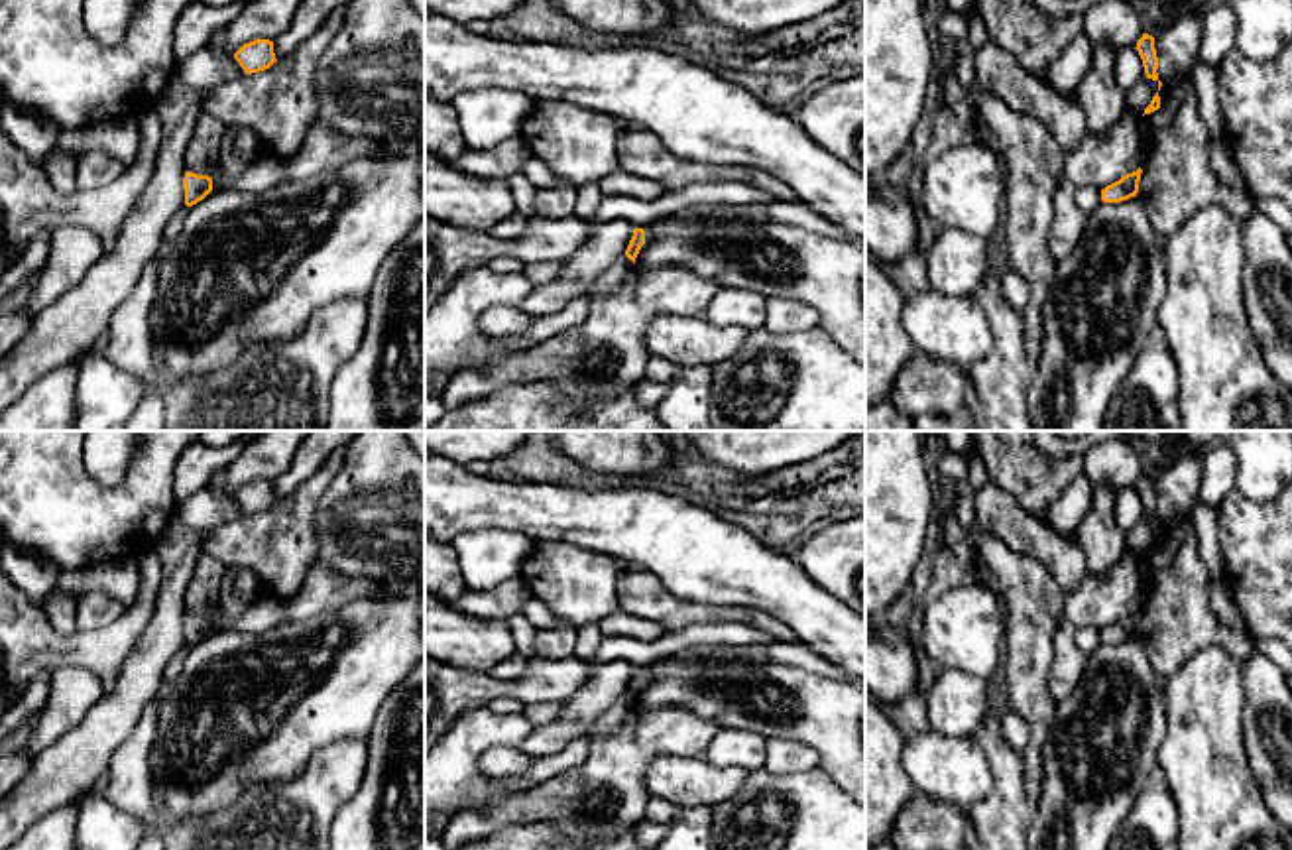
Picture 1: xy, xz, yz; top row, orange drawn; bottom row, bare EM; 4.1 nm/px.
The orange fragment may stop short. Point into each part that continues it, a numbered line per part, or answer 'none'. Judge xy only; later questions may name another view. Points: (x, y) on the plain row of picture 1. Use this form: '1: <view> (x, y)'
none

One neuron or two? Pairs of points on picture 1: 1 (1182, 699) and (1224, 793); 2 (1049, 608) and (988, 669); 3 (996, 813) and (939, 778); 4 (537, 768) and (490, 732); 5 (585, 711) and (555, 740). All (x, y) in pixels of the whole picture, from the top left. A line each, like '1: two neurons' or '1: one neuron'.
1: one neuron
2: two neurons
3: two neurons
4: two neurons
5: one neuron

